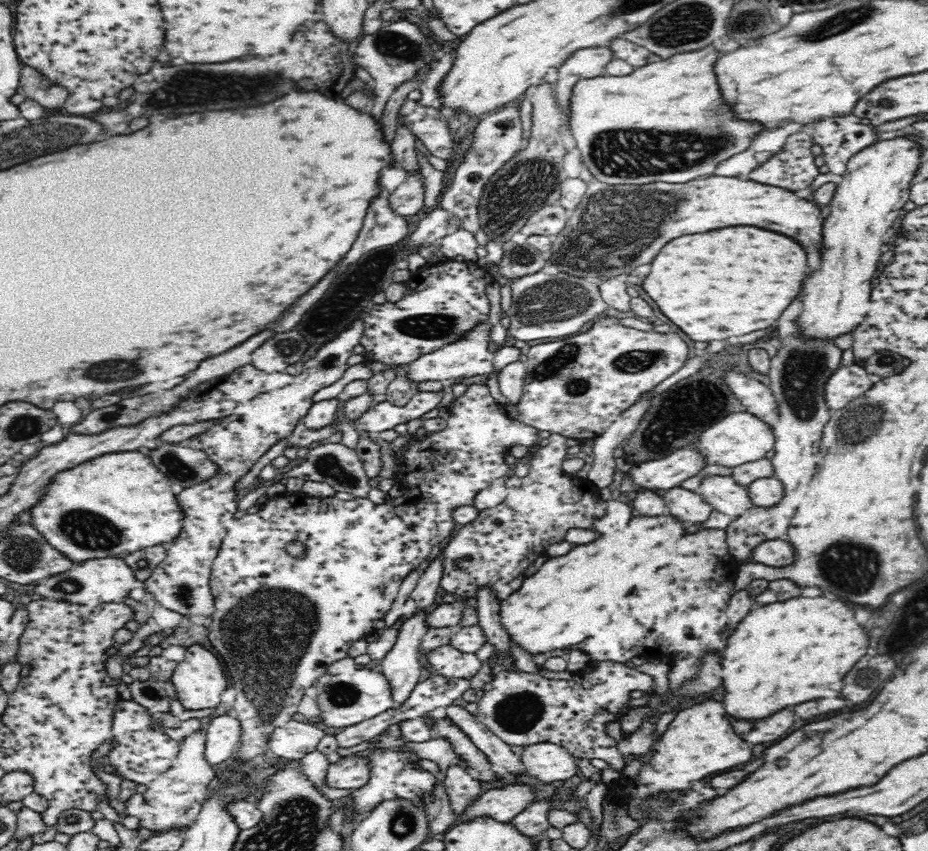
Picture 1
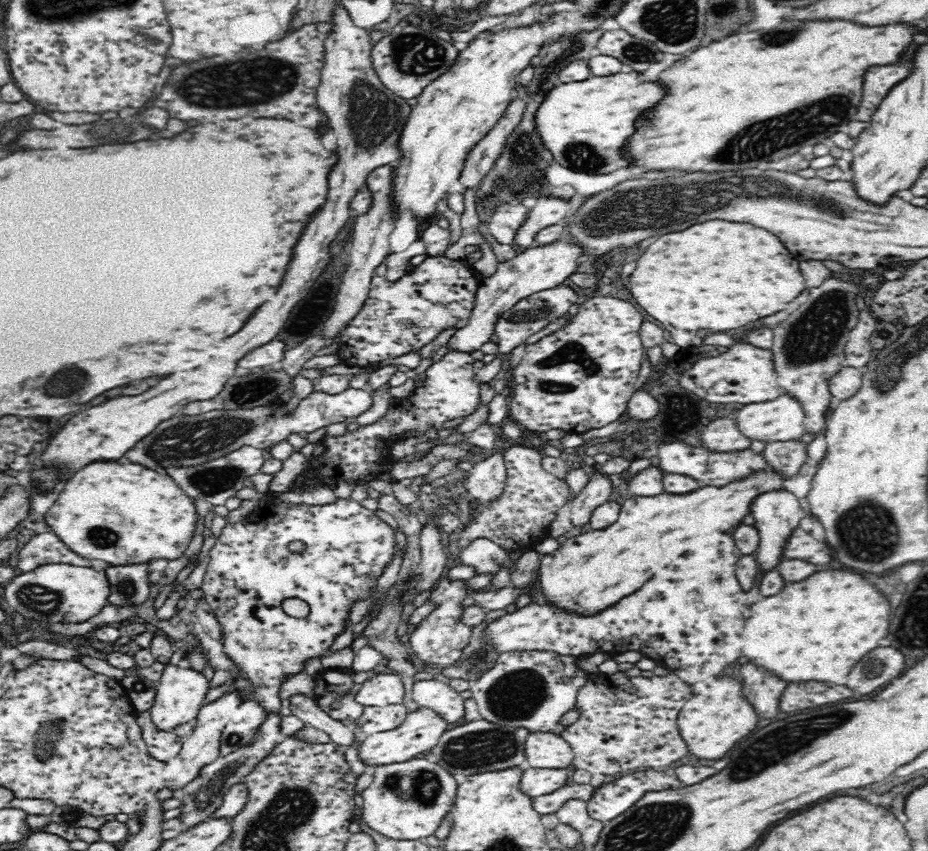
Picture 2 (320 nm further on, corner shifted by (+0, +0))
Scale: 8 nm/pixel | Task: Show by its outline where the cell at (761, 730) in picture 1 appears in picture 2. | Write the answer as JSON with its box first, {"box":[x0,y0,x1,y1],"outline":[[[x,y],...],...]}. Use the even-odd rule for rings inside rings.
{"box":[740,662,786,718],"outline":[[[753,662],[741,664],[740,668],[744,697],[754,704],[760,718],[774,718],[780,712],[778,702],[786,684]]]}

